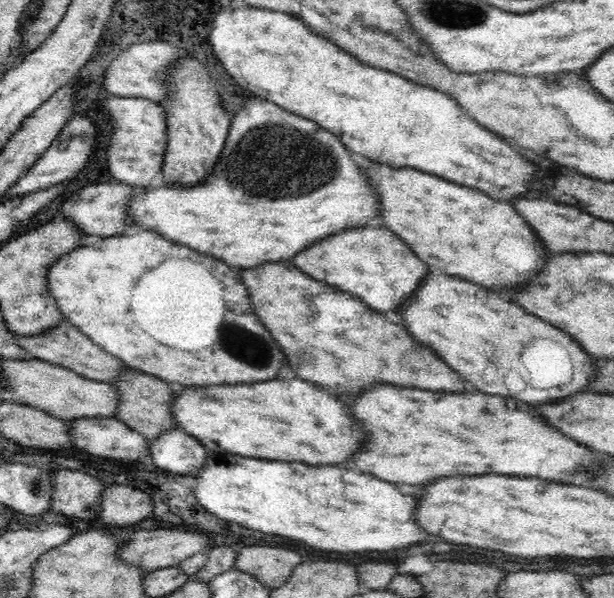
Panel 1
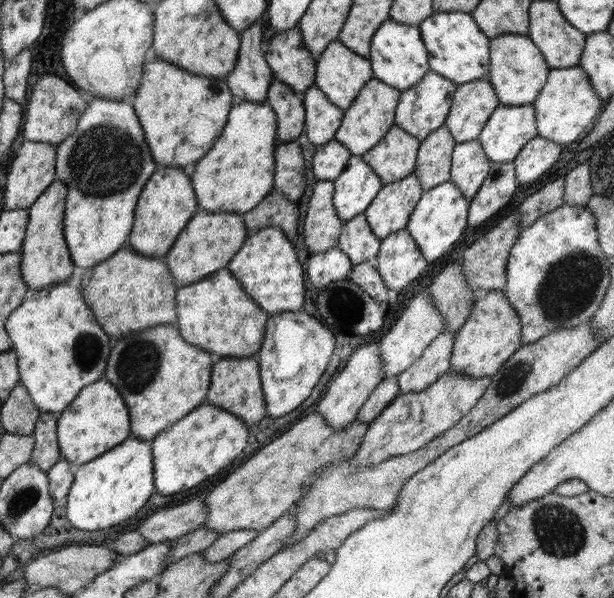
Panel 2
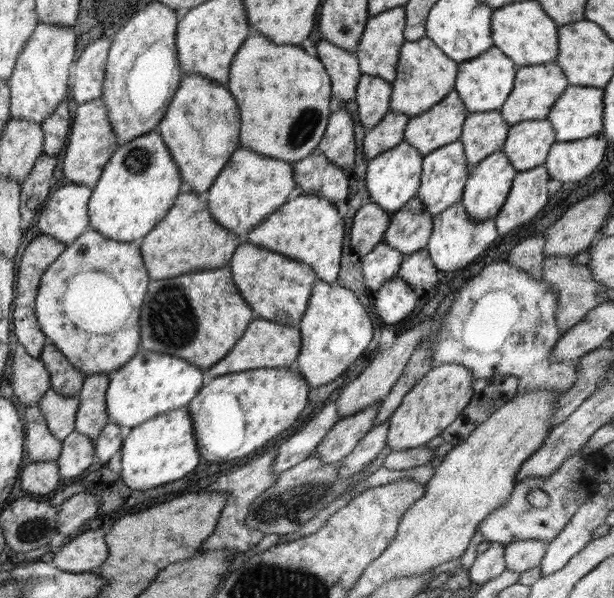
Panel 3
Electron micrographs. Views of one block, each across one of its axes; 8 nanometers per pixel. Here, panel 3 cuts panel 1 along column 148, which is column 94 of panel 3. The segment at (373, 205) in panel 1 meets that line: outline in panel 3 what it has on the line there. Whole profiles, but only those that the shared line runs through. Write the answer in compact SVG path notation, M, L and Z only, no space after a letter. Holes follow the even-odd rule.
M157 129L118 146L104 165L89 198L89 226L110 240L138 242L166 216L180 194L180 176Z

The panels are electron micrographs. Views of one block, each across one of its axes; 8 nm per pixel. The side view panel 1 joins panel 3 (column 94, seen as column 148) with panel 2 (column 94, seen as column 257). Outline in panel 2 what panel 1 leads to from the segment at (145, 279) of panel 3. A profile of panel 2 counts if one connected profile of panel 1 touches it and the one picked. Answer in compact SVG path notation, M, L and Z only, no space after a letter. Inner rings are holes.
M64 281L41 289L29 289L22 304L8 315L5 329L12 340L11 350L18 358L19 382L28 389L32 402L41 411L62 412L82 388L104 378L108 356L112 350L112 340L100 328L96 315L82 297L80 286L72 286L69 281Z

